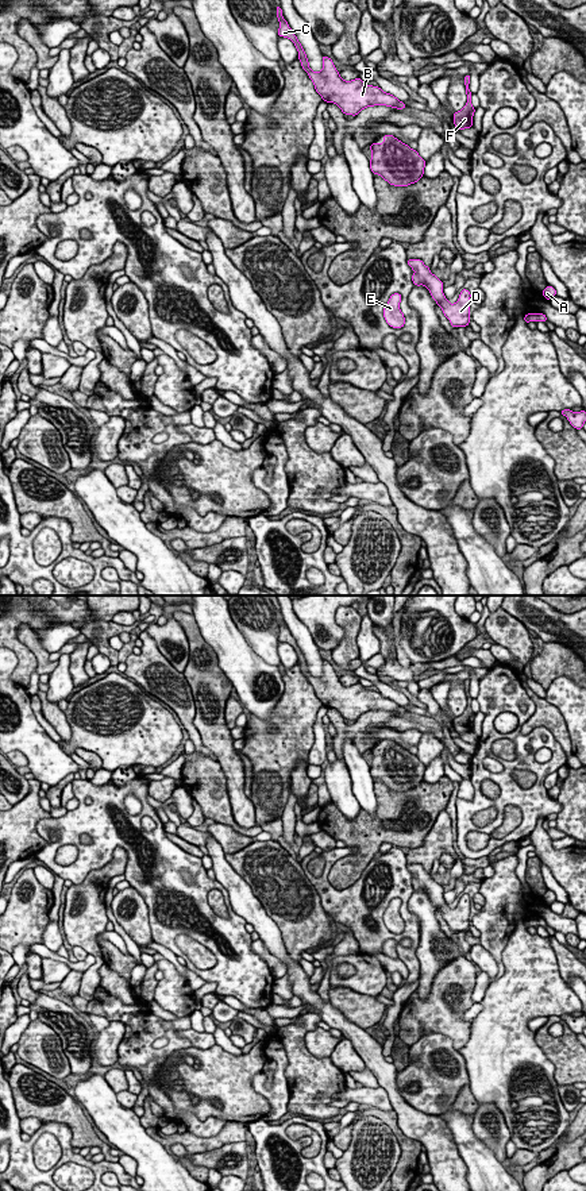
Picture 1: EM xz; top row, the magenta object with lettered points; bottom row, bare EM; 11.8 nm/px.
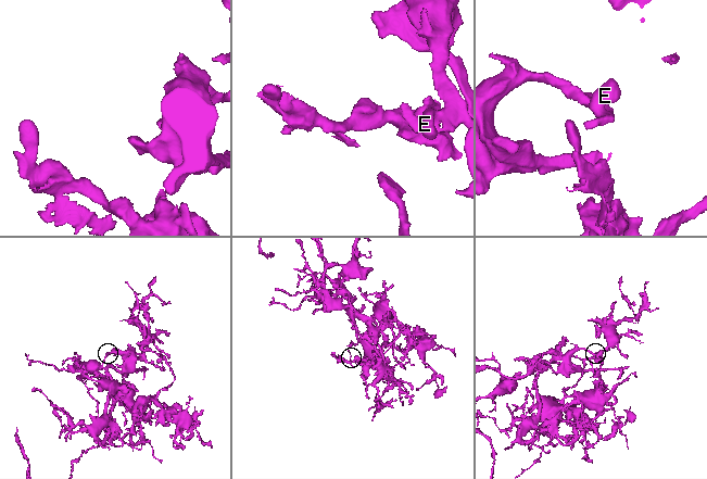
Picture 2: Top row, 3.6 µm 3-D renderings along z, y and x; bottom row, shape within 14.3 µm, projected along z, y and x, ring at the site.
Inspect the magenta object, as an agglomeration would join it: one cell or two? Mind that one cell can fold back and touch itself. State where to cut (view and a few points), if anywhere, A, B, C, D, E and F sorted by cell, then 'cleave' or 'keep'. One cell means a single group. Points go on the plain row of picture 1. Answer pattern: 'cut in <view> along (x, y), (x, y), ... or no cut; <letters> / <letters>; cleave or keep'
no cut; A B C D E F; keep

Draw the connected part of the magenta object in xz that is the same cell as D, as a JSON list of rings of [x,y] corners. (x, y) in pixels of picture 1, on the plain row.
[[[409,864],[406,868],[415,876],[412,886],[416,891],[424,890],[437,911],[442,913],[444,921],[450,925],[451,930],[467,932],[470,929],[470,902],[471,898],[467,894],[460,895],[459,903],[455,909],[450,909],[443,898],[443,887],[435,879],[431,878],[429,872],[424,870],[421,864]]]

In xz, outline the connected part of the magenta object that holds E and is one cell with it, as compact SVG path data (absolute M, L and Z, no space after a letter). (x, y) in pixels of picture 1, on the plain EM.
M400 898L392 899L383 913L383 922L386 928L396 934L402 933L405 929L404 918L400 914L401 903L402 901Z

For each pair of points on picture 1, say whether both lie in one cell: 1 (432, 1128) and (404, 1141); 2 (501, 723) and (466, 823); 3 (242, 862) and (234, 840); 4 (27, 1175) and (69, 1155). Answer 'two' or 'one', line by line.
1: two
2: two
3: two
4: one

